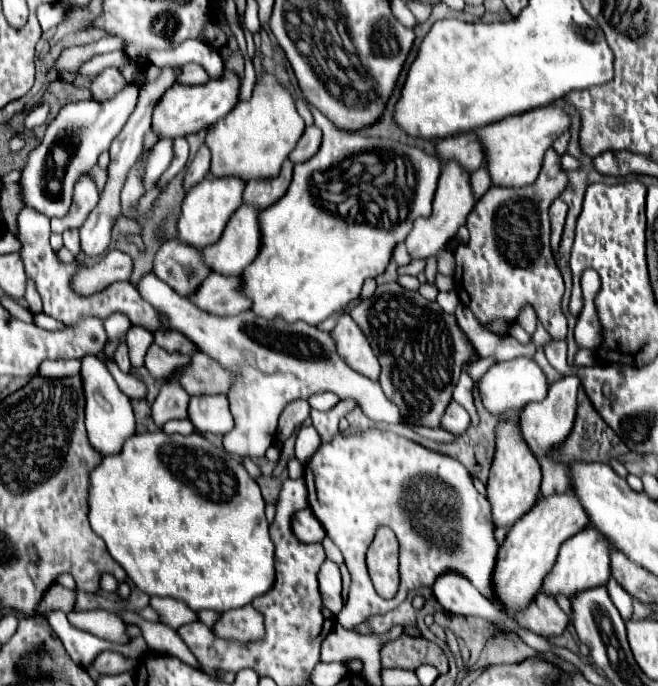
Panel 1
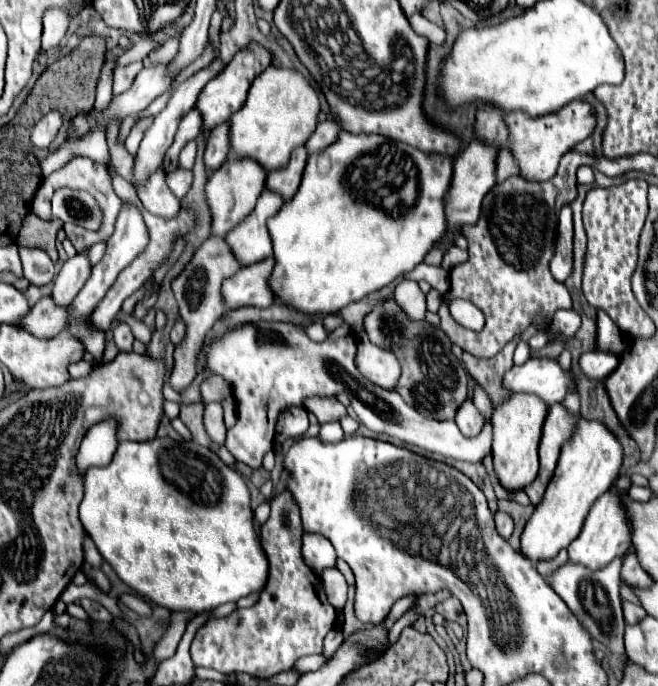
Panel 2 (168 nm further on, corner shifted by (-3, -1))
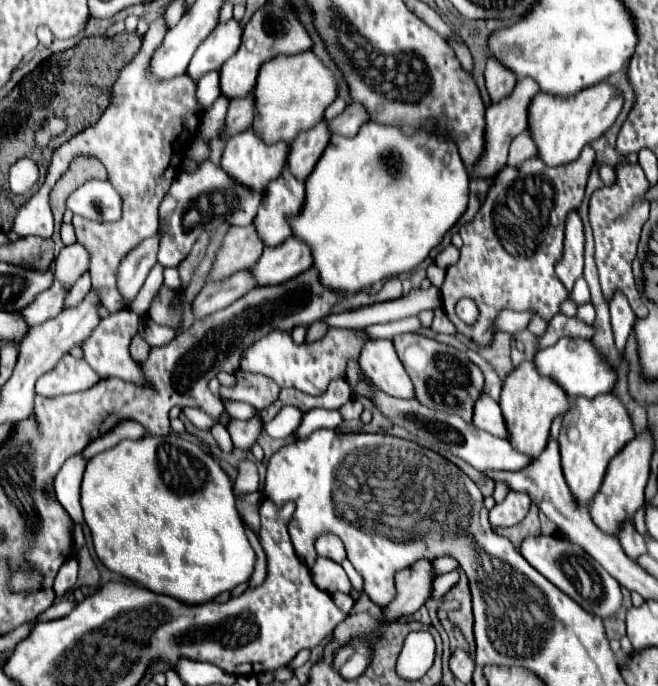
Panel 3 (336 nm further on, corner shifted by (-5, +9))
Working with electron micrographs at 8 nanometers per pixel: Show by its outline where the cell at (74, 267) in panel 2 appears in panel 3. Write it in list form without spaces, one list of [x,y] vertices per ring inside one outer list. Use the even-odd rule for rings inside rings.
[[[53,281],[51,289],[43,291],[31,305],[27,305],[25,309],[21,309],[25,321],[29,327],[35,327],[47,319],[53,319],[55,315],[61,313],[65,297],[69,295],[69,289],[63,287],[61,281]]]

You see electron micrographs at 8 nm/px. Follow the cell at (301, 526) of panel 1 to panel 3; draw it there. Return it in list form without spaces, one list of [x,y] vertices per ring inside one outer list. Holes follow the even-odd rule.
[[[333,533],[319,535],[317,541],[315,541],[315,551],[317,551],[319,557],[327,557],[327,559],[337,561],[337,563],[341,563],[347,557],[341,539],[337,535],[333,535]]]

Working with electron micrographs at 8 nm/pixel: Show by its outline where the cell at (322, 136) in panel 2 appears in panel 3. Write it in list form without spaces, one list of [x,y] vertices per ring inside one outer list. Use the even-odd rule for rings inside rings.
[[[349,103],[341,115],[327,121],[327,127],[331,129],[331,135],[353,137],[365,121],[369,121],[369,115],[365,113],[365,109],[357,103]]]

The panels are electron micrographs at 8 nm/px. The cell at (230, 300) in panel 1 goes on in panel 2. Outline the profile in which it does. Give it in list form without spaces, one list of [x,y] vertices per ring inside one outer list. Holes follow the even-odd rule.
[[[275,257],[263,259],[259,263],[243,267],[237,275],[229,277],[223,283],[225,307],[227,309],[237,309],[237,307],[245,307],[245,305],[251,305],[251,307],[271,307],[275,303],[275,295],[273,295],[273,291],[269,287],[269,279],[271,279],[271,273],[273,273],[273,261],[275,261]]]

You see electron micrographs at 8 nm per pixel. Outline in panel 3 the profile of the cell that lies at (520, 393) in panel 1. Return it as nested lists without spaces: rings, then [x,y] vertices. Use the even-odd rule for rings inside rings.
[[[563,337],[555,345],[539,349],[533,363],[543,377],[557,381],[571,399],[575,399],[575,397],[597,397],[601,393],[609,393],[611,387],[615,385],[615,373],[611,371],[611,367],[603,361],[603,357],[595,351],[591,341],[587,341],[587,339]]]

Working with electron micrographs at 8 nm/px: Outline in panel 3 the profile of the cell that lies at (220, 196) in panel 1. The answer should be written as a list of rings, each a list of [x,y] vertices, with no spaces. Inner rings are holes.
[[[249,129],[243,131],[235,137],[231,137],[231,141],[227,141],[223,157],[221,157],[221,167],[223,171],[233,179],[243,183],[243,187],[251,189],[251,191],[259,191],[263,193],[263,189],[267,187],[269,181],[273,181],[275,177],[279,177],[279,173],[285,167],[285,159],[287,159],[287,151],[289,145],[285,143],[275,143],[275,145],[265,145],[261,139],[257,139],[257,135]]]

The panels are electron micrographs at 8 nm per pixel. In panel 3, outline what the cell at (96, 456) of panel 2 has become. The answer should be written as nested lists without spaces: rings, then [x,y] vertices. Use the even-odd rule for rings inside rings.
[[[77,453],[75,457],[67,459],[61,471],[55,477],[55,491],[59,503],[67,509],[67,513],[73,517],[77,525],[85,525],[83,521],[83,509],[79,503],[79,485],[83,481],[83,469],[87,465],[87,459],[83,453]]]

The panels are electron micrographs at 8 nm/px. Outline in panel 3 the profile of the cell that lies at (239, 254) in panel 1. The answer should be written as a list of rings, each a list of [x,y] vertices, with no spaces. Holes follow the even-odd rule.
[[[287,169],[273,179],[259,205],[257,217],[253,225],[259,233],[263,245],[281,245],[287,237],[291,237],[291,229],[287,225],[287,215],[297,215],[305,197],[305,185],[297,181]]]

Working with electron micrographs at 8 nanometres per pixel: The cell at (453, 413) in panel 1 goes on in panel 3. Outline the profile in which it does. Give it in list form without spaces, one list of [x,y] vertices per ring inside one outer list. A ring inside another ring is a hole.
[[[483,393],[479,401],[475,401],[475,413],[473,413],[473,425],[477,429],[483,429],[487,433],[493,433],[497,437],[505,437],[507,429],[503,423],[501,407],[497,401],[493,401],[489,395]]]

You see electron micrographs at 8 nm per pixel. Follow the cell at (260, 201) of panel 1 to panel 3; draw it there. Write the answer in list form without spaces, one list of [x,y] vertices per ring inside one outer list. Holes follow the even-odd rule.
[[[321,121],[317,127],[299,133],[299,137],[289,145],[289,155],[287,155],[287,169],[299,179],[305,181],[305,177],[313,171],[317,159],[321,157],[323,149],[329,143],[329,129],[325,121]]]

